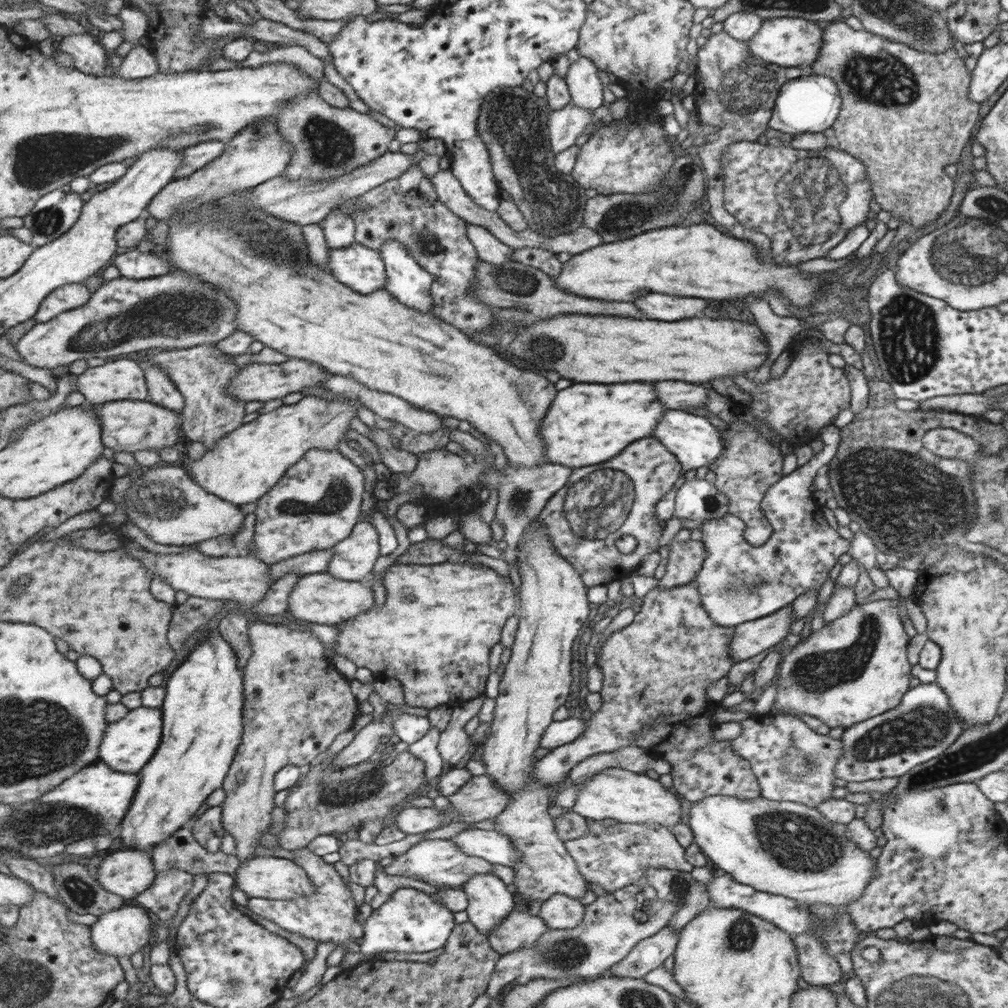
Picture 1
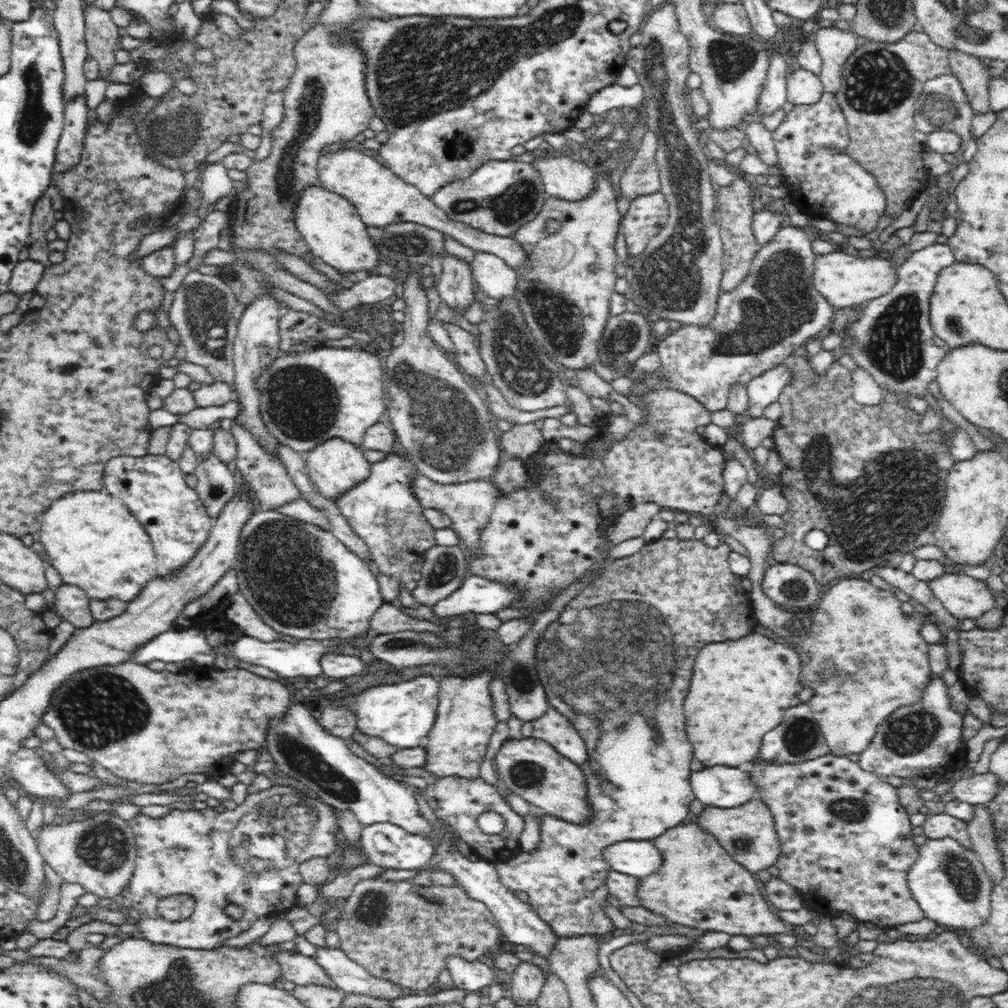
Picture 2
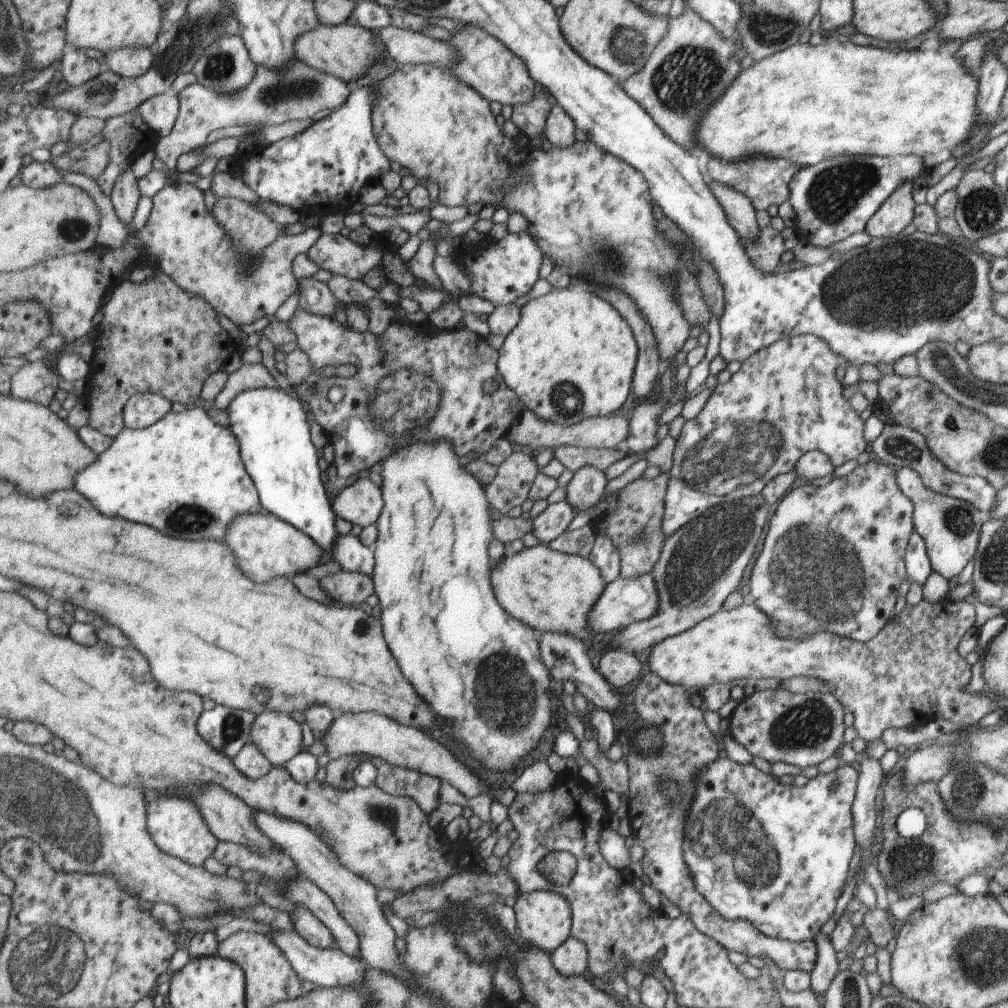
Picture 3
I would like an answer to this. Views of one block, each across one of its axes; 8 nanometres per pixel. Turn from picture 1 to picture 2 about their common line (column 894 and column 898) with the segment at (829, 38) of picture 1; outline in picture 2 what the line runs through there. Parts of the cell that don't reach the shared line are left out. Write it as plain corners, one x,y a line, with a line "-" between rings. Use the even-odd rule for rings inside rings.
910,31
904,38
895,43
879,43
865,41
862,46
857,46
842,69
841,89
835,97
846,117
849,132
849,144
846,152
856,159
856,163
863,170
872,174
885,195
886,209
884,216
891,218
894,224
896,218
906,210
909,199
916,190
916,182
920,184
922,176
930,174
924,165
923,147
914,140
916,102
923,93
924,83
928,79
935,79
942,75
950,75
951,62
949,50
936,45
924,31

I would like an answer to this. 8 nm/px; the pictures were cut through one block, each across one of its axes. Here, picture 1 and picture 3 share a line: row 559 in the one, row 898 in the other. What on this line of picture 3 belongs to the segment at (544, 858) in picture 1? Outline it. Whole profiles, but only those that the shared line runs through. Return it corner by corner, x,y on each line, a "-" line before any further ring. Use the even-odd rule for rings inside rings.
533,890
527,894
519,893
512,909
515,914
517,936
529,946
535,946
537,950
550,953
571,935
572,906
559,892

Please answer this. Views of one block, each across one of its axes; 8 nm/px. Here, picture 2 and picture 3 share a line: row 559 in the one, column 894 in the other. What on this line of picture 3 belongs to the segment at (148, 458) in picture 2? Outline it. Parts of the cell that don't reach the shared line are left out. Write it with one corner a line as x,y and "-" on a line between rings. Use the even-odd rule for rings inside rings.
843,155
825,159
813,166
803,167
796,171
789,183
789,204
794,212
793,228
800,237
799,242
811,243
825,248
833,242
845,240
853,234
863,232
868,220
876,214
901,184
915,180
923,170
922,156
878,157
875,155

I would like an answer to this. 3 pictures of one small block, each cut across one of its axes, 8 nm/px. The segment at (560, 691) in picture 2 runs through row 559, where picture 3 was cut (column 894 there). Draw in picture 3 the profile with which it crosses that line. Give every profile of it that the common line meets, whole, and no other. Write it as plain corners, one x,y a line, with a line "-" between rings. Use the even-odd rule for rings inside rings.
946,597
940,602
931,604
929,600
923,600
923,598
921,598
916,606
905,606
899,614
893,614
893,620
889,620
889,622
885,624
883,630
879,631
867,642
853,641
849,637
837,636
835,633
831,632
817,632
816,635
803,636
803,640
799,640
799,638
796,637
780,636
780,634
776,632
776,629
773,628
772,621
765,616
765,612
761,612
756,605
753,605
751,601
747,600
744,604
733,608
733,610
721,609
721,612
715,612
715,614
701,620
700,623
695,623
691,628
688,628
675,636
670,636
660,643
652,645
649,651
645,654
645,659
646,663
649,664
650,672
659,676
661,680
667,681
669,684
678,684
679,686
690,688
694,691
699,688
711,687
713,683
728,683
730,685
743,682
752,683
755,680
759,680
759,678
763,678
763,680
765,680
765,678
773,678
777,681
781,681
802,676
813,680
821,680
826,687
826,690
836,697
842,705
845,705
846,711
851,712
853,716
852,726
855,729
855,732
857,732
857,736
861,738
861,740
865,740
868,744
875,739
879,739
881,733
888,728
915,731
926,722
929,722
929,720
949,720
949,722
955,722
955,724
959,724
959,726
968,727
969,725
975,725
975,722
977,722
981,716
985,716
987,712
991,713
991,710
995,710
995,704
991,704
991,700
989,700
989,698
983,698
983,695
979,694
979,692
963,692
963,688
969,682
969,677
971,676
971,667
965,662
963,656
957,654
955,648
957,648
957,643
960,642
961,637
966,631
973,628
973,622
975,622
973,606
970,603
963,601
963,599
950,600

